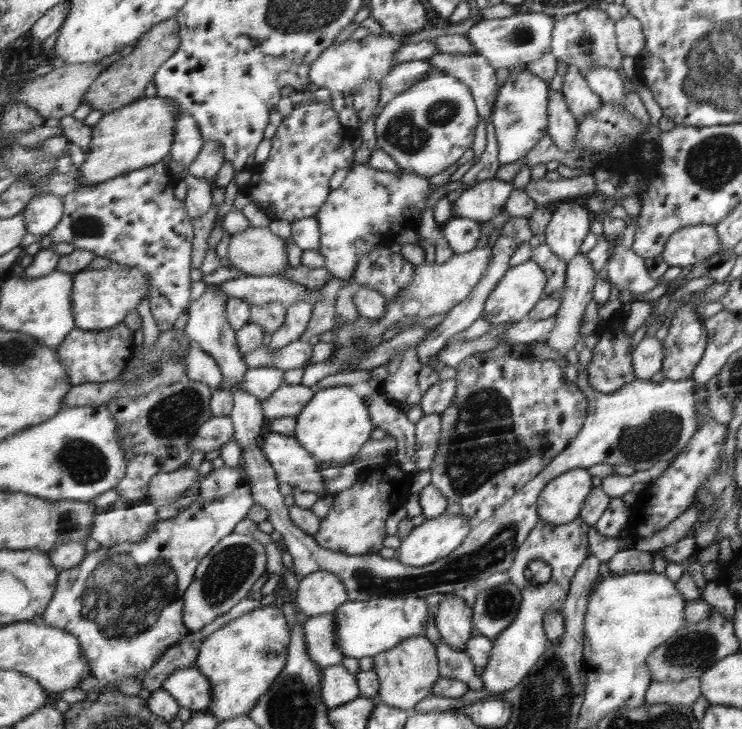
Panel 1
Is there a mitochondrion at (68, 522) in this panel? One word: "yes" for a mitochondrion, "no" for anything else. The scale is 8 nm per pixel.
yes

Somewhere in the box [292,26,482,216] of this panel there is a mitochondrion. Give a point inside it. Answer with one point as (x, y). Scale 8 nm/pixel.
(402, 131)

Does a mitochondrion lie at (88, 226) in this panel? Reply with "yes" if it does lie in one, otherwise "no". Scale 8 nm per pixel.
yes

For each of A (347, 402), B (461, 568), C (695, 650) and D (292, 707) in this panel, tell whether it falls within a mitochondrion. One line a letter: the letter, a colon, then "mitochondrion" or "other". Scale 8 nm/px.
A: other
B: mitochondrion
C: mitochondrion
D: mitochondrion

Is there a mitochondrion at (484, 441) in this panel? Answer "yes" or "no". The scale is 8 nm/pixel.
yes

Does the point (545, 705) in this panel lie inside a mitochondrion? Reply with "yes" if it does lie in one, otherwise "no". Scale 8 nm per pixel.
yes

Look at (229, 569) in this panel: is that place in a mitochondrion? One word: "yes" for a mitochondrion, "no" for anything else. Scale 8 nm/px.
yes

